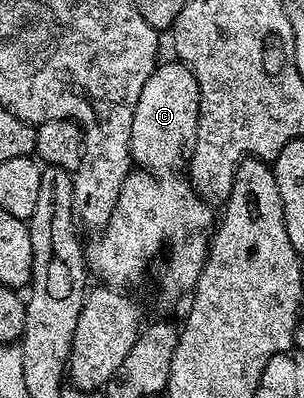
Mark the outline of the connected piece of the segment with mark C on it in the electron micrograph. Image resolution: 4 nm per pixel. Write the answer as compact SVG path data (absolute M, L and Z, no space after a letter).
M184 62L172 63L158 63L147 78L147 86L143 86L143 94L139 94L139 102L135 106L129 155L145 170L172 169L169 167L180 158L184 148L186 151L190 147L197 134L201 109L201 87L197 75Z

